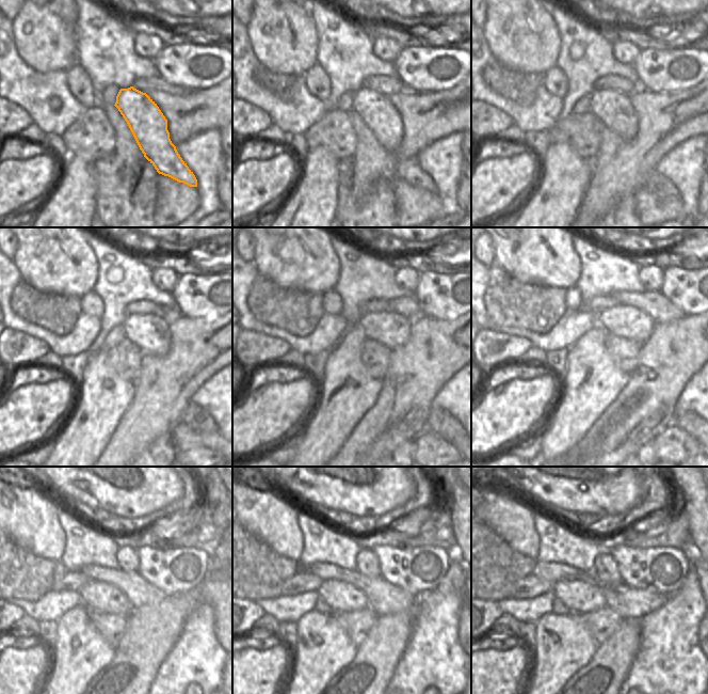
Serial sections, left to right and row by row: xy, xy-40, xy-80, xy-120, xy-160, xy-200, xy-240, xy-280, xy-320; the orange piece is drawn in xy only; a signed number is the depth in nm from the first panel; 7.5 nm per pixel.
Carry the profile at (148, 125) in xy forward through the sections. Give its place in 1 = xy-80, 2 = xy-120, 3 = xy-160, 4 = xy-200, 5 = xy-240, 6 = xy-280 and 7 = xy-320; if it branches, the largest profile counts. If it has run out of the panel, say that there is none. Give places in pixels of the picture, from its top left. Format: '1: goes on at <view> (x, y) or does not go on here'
1: goes on at xy-80 (613, 108)
2: goes on at xy-120 (147, 334)
3: goes on at xy-160 (385, 331)
4: goes on at xy-200 (586, 353)
5: goes on at xy-240 (98, 596)
6: goes on at xy-280 (341, 597)
7: goes on at xy-320 (581, 597)

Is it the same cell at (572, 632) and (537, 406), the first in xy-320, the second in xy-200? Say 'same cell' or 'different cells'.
different cells

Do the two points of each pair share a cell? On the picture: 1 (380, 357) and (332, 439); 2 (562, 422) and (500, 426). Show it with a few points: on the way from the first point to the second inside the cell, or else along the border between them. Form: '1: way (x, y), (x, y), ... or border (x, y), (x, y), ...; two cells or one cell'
1: border (359, 352), (359, 363), (365, 372), (380, 379); two cells
2: border (547, 389), (545, 413); two cells

